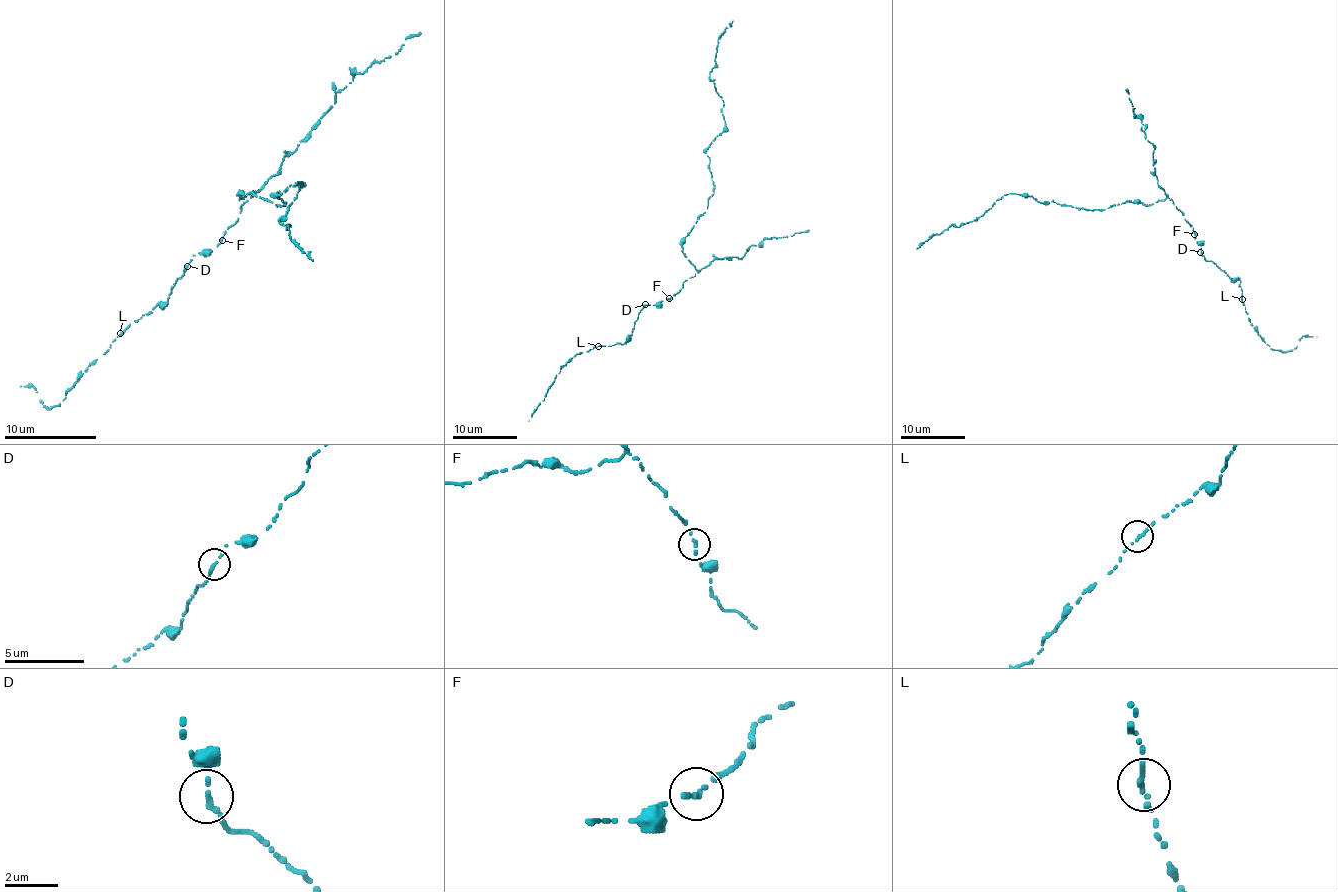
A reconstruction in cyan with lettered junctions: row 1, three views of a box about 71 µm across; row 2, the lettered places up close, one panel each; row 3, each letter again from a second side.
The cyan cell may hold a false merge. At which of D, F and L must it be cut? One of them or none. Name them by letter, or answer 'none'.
none

